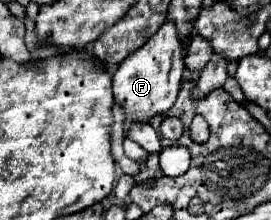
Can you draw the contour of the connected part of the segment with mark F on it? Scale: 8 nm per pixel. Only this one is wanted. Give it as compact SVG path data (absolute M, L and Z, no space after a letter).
M167 20L147 42L145 48L139 48L129 58L125 58L117 72L113 74L113 96L125 108L125 130L133 122L147 122L151 116L167 112L179 94L181 72L185 68L183 48L177 38L177 28Z

